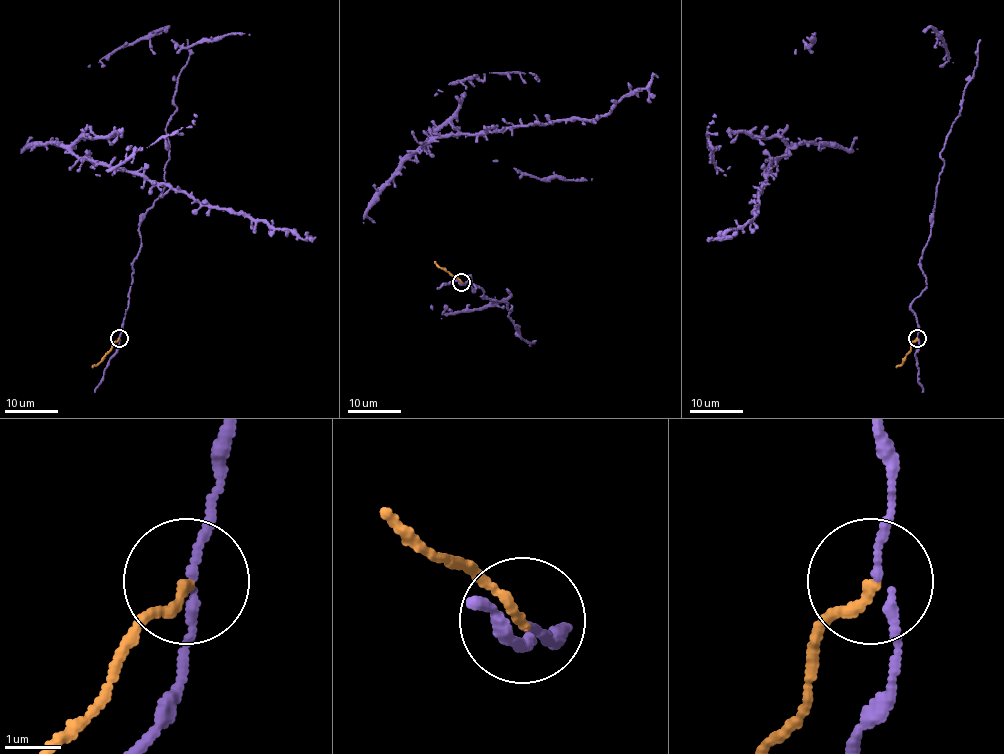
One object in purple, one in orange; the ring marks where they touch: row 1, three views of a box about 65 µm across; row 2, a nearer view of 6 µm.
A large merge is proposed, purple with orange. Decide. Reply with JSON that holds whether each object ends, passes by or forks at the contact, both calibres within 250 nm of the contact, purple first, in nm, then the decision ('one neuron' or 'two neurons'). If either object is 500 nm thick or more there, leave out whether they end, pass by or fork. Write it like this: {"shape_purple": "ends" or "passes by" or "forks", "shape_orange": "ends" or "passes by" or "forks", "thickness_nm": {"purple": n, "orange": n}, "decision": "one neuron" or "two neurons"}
{"shape_purple": "passes by", "shape_orange": "ends", "thickness_nm": {"purple": 130, "orange": 170}, "decision": "two neurons"}

